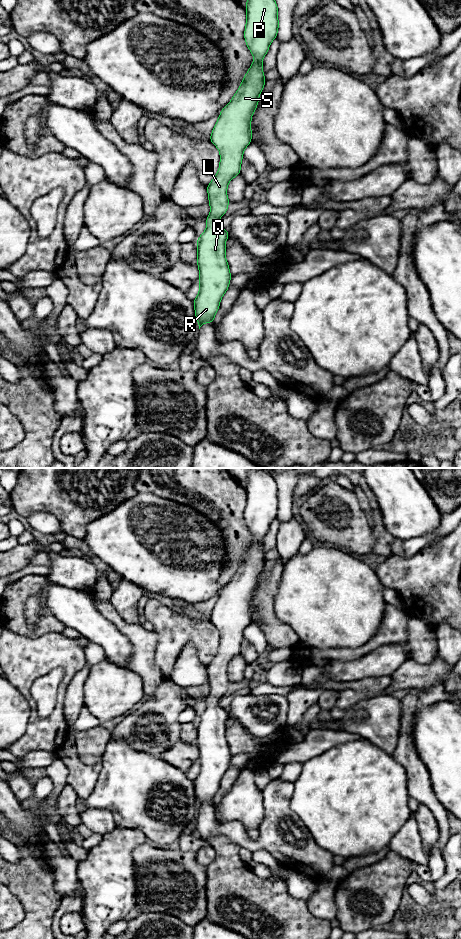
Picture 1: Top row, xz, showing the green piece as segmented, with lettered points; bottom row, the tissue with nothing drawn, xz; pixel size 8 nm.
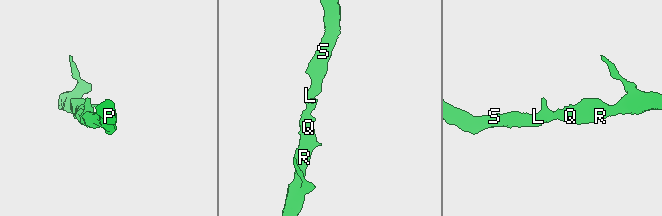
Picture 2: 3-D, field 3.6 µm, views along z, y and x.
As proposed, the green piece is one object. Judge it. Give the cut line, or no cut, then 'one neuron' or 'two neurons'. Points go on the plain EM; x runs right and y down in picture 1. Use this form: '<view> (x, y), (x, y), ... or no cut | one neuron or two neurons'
no cut | one neuron

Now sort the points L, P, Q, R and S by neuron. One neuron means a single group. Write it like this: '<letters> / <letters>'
L P Q R S

